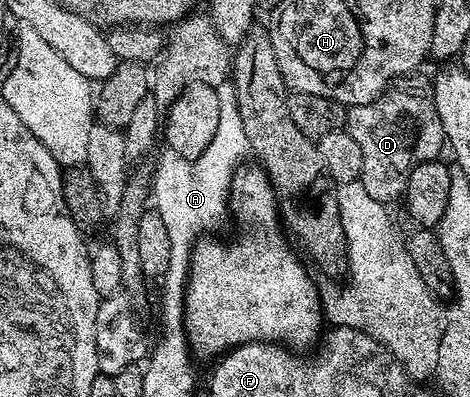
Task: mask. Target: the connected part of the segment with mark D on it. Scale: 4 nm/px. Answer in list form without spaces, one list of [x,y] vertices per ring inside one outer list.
[[[387,89],[369,104],[368,109],[359,110],[350,119],[348,130],[350,136],[360,145],[364,153],[364,169],[362,170],[361,183],[368,193],[368,197],[377,203],[390,205],[394,198],[401,196],[406,189],[406,176],[416,165],[429,159],[438,159],[441,156],[442,146],[447,146],[446,130],[442,118],[429,94],[417,95],[414,91],[394,91]]]

